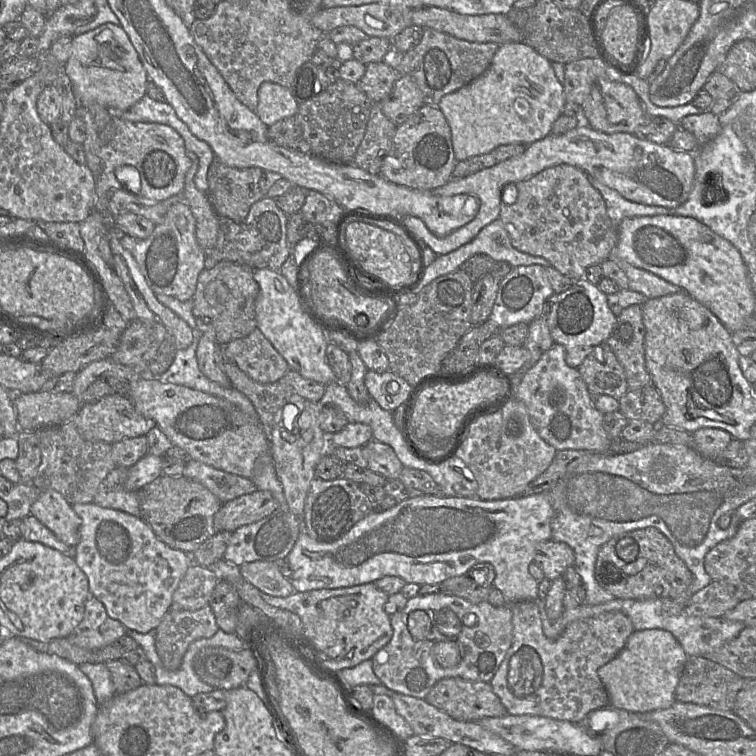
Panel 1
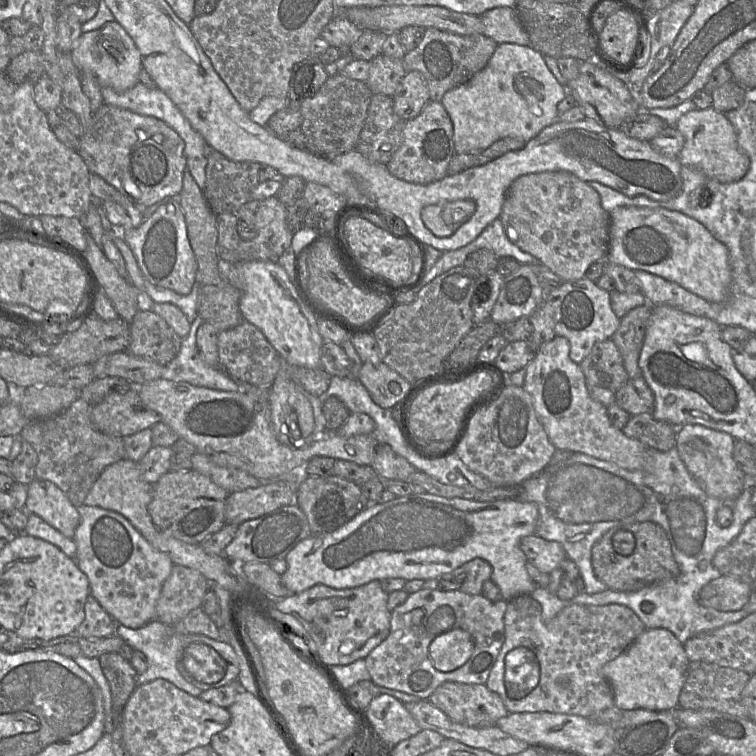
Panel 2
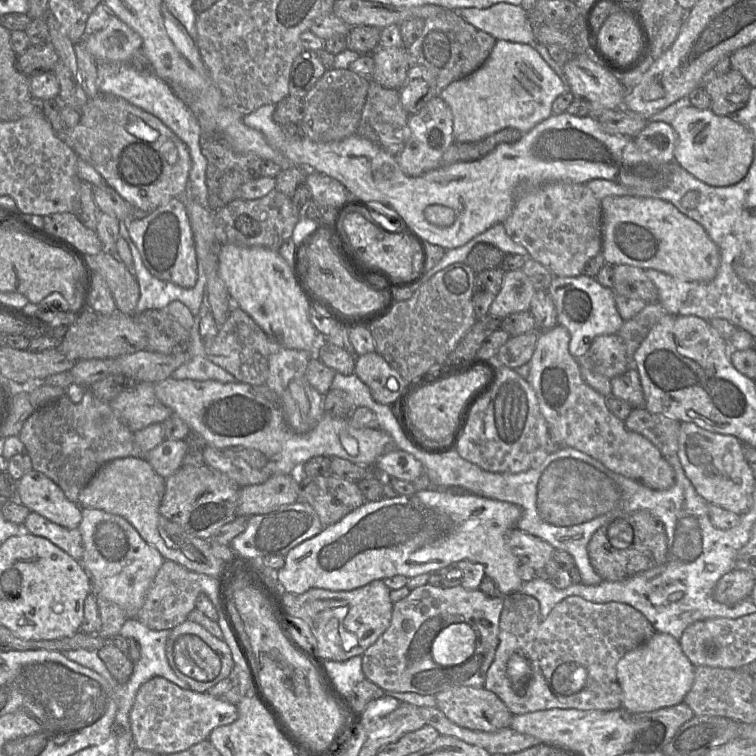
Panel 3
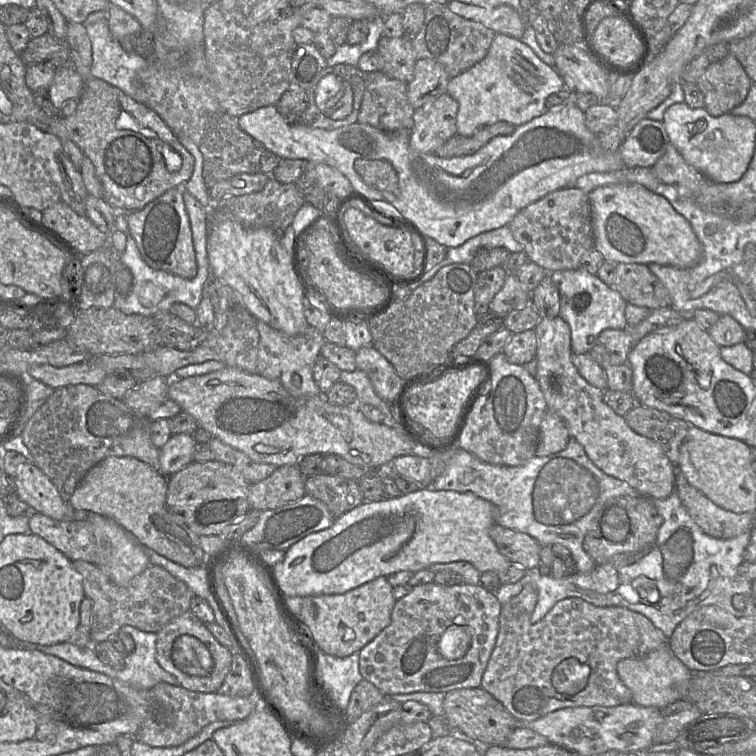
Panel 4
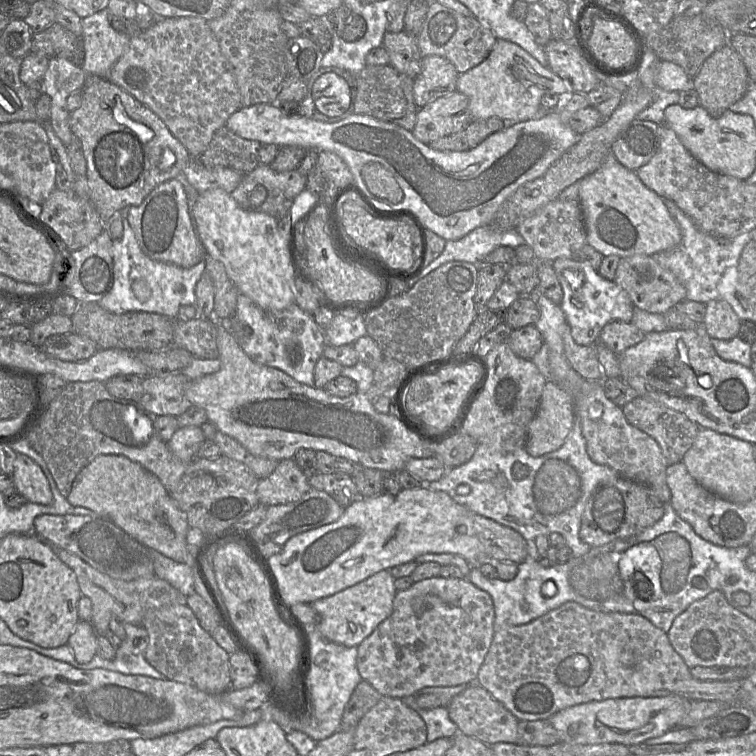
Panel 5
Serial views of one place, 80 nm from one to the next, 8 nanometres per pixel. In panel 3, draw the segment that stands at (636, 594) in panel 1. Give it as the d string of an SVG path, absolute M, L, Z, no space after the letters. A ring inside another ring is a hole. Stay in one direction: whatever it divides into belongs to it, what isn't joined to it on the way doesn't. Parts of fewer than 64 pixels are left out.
M637 510L609 520L591 537L587 546L590 563L606 581L621 581L665 564L667 537L662 522L647 510Z

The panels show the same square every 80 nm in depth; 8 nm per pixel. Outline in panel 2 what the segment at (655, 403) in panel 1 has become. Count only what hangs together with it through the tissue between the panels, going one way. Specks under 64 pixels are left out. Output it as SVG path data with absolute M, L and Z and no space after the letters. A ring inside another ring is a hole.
M643 377L629 378L627 384L615 393L615 401L630 416L652 414L654 410L654 394Z

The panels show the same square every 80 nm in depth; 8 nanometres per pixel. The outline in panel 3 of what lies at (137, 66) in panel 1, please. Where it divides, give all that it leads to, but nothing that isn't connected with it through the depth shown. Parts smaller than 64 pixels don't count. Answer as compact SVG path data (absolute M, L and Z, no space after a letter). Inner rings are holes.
M115 15L110 17L102 29L85 35L82 41L95 63L129 63L133 54L142 47L140 35Z

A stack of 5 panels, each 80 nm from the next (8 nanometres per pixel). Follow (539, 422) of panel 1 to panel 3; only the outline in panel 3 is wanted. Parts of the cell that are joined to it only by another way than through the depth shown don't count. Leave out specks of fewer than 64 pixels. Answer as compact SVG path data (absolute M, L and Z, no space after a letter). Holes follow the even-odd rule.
M559 324L549 331L538 332L536 347L529 361L530 373L527 380L535 391L551 439L560 447L571 447L588 454L609 470L650 489L659 491L669 489L674 484L672 467L647 438L629 430L624 421L613 415L606 406L605 397L583 380L578 360L569 353L569 342L568 330Z

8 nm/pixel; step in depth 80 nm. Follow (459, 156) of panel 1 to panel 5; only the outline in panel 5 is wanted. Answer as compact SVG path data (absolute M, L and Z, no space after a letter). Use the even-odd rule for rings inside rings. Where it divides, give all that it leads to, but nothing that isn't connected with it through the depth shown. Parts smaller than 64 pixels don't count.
M496 39L488 56L478 65L459 75L456 90L469 99L471 120L497 117L506 123L523 122L542 114L541 99L546 94L568 96L567 83L549 67L542 66L517 44Z

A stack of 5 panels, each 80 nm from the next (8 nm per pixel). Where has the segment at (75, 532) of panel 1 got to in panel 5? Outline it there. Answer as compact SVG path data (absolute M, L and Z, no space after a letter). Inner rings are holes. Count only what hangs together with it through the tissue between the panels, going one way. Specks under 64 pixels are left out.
M17 453L12 478L16 491L28 502L51 504L53 495L42 469L27 455Z

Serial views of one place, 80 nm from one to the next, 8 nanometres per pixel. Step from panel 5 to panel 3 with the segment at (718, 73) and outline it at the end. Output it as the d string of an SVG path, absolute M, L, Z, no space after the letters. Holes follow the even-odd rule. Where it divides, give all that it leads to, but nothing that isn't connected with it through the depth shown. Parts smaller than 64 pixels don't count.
M732 68L701 86L710 96L710 109L720 116L729 116L742 109L748 102L752 88L742 74Z

